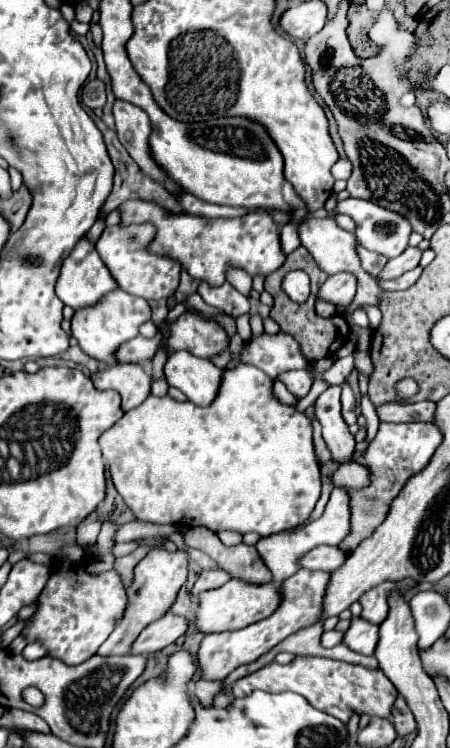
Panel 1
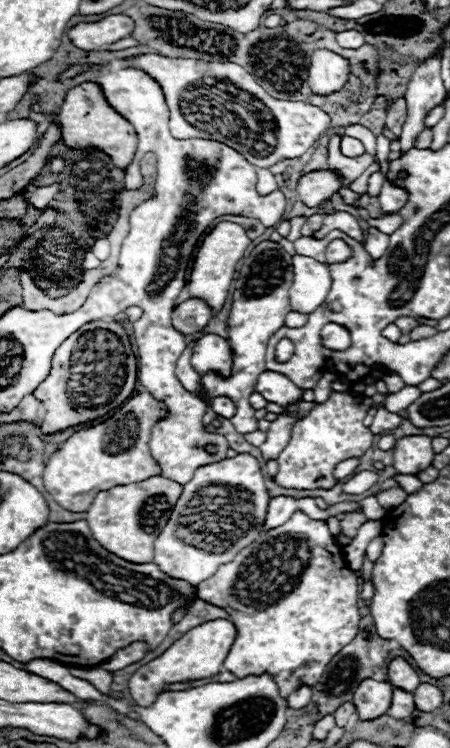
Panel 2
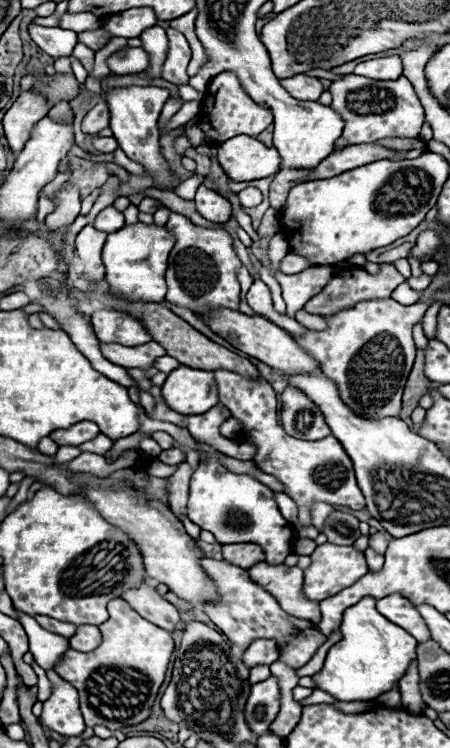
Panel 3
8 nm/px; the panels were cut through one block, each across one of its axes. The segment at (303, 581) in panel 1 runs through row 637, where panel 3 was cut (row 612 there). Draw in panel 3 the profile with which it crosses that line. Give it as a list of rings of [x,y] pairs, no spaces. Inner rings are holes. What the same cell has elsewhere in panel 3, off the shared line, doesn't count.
[[[202,558],[202,566],[210,574],[210,578],[214,578],[216,588],[222,596],[222,604],[206,604],[204,612],[228,636],[228,640],[234,646],[240,646],[242,650],[246,650],[258,638],[274,640],[280,652],[278,662],[284,662],[290,668],[302,668],[314,656],[314,652],[326,642],[324,634],[318,630],[314,622],[290,616],[288,612],[280,610],[280,604],[276,602],[276,598],[270,592],[266,592],[262,586],[254,584],[246,570],[226,562],[210,560],[210,558]]]

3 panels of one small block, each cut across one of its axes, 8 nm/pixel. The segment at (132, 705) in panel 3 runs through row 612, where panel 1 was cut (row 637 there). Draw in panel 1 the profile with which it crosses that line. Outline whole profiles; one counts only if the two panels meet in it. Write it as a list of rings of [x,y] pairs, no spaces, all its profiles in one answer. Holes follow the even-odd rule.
[[[154,548],[152,552],[148,552],[148,556],[142,558],[140,564],[134,568],[132,584],[126,588],[128,606],[126,606],[120,622],[116,622],[114,634],[110,634],[110,638],[100,646],[98,654],[100,656],[130,654],[132,642],[138,638],[140,630],[144,630],[144,626],[162,618],[172,608],[180,586],[186,582],[186,576],[188,576],[188,556],[186,556],[186,552],[182,552],[182,550],[168,552],[164,548]]]

